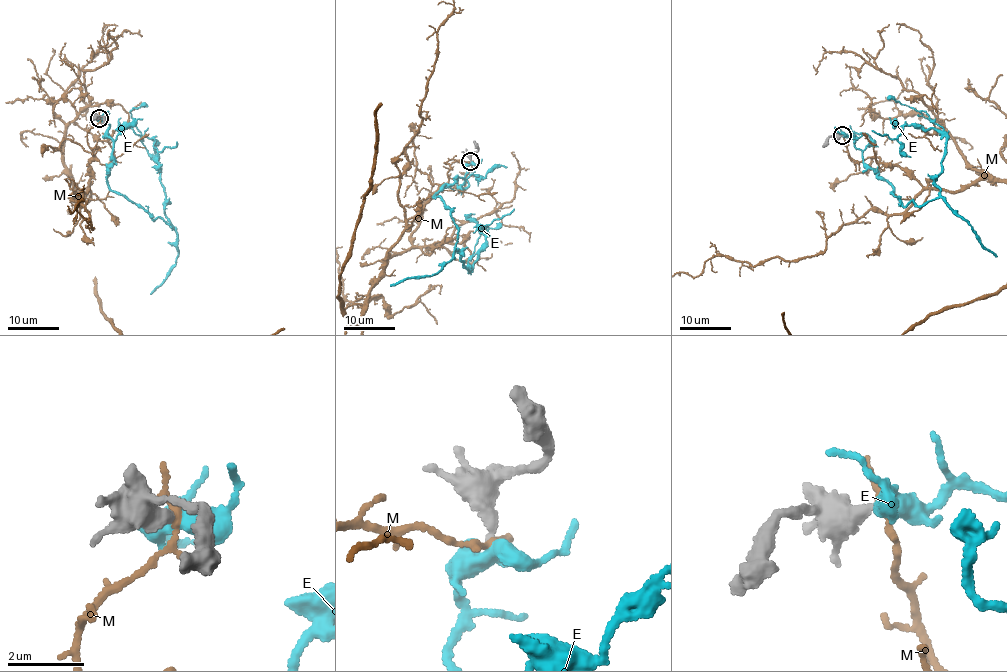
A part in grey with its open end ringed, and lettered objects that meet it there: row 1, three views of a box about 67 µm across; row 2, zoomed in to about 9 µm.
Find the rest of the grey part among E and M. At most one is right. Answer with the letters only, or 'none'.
E

